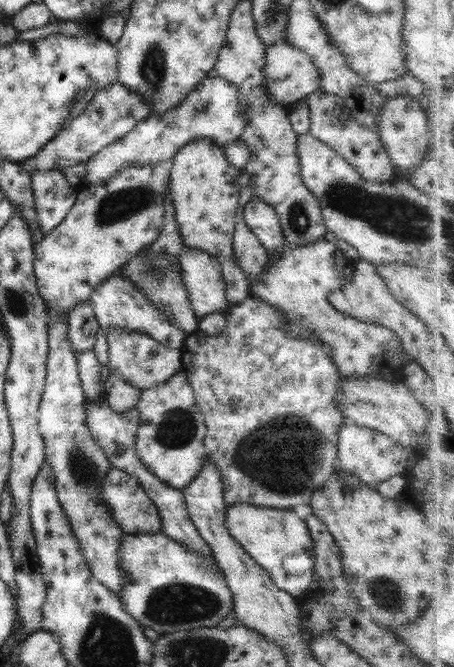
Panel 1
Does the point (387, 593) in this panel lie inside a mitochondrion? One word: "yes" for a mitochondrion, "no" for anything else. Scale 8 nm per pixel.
yes

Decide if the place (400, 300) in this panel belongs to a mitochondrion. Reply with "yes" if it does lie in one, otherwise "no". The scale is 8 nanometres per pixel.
no

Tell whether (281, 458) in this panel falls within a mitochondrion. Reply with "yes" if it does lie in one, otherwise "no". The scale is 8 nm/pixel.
yes

